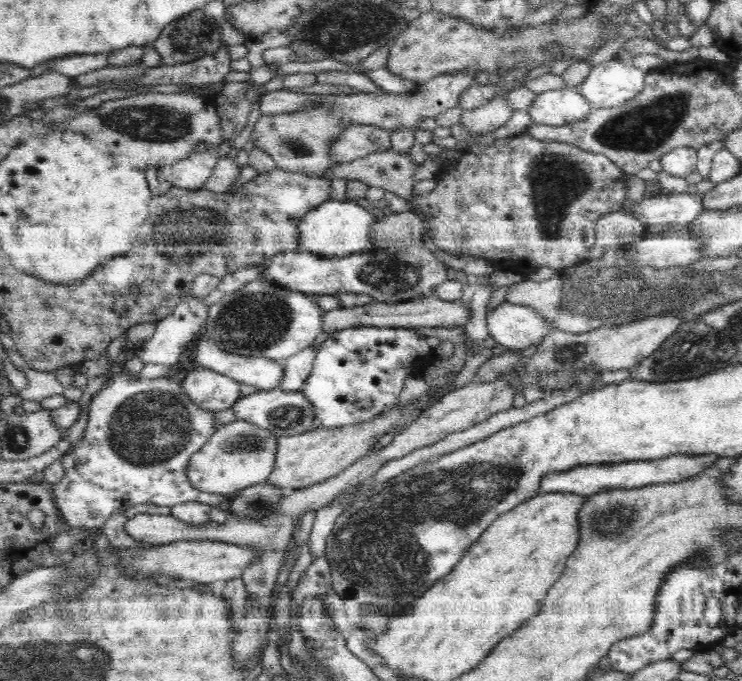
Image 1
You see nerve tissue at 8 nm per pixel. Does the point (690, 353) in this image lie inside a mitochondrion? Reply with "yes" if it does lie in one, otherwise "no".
yes

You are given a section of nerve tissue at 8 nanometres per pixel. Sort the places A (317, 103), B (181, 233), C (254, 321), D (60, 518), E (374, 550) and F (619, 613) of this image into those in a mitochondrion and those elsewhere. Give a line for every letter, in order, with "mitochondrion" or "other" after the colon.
A: other
B: mitochondrion
C: mitochondrion
D: other
E: mitochondrion
F: other

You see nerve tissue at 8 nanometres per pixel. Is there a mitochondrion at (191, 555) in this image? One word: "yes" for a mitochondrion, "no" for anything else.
no

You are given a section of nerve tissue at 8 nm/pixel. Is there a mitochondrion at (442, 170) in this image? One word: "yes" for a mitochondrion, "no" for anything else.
no

